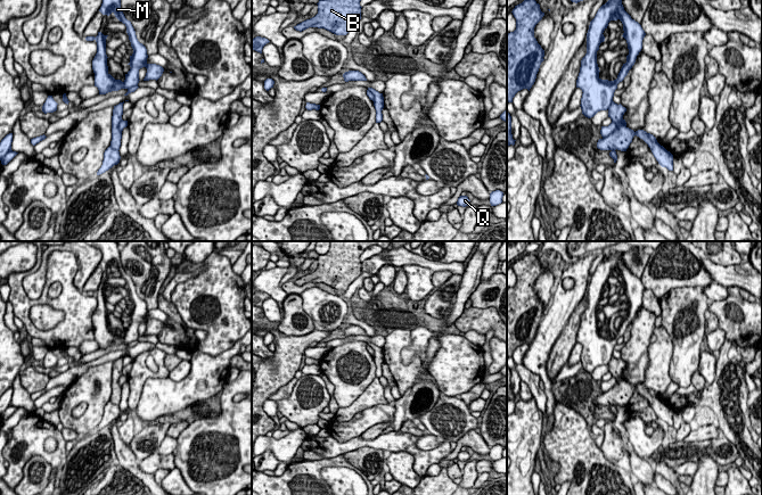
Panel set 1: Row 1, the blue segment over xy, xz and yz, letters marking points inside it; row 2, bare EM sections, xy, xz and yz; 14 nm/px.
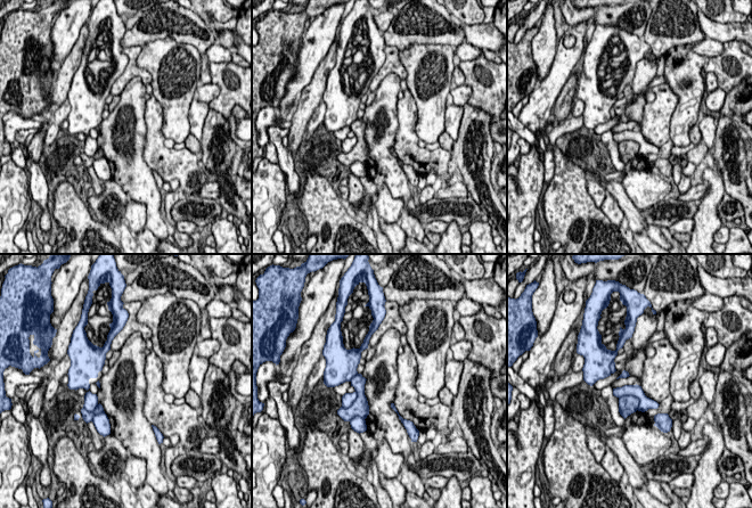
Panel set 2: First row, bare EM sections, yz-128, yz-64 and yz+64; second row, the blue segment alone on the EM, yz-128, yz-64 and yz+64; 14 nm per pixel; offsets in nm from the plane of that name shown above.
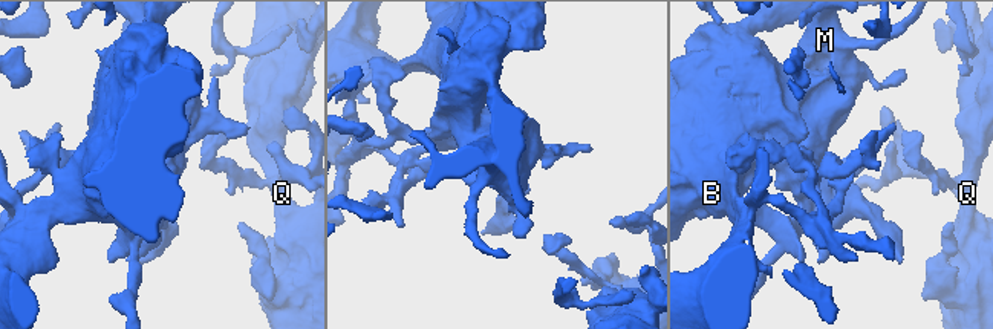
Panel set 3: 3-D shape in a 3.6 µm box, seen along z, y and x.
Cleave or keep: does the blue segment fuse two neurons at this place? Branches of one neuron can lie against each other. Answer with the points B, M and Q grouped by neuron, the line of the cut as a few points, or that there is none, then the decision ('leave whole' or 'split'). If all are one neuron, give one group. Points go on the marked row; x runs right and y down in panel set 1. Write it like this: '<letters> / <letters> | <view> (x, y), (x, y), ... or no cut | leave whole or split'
B / M Q | yz (622, 117), (617, 126), (603, 138) | split

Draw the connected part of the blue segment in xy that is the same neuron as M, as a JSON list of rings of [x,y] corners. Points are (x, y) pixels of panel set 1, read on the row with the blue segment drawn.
[[[103,0],[99,11],[107,16],[113,13],[115,17],[126,26],[126,33],[133,49],[133,53],[130,56],[130,63],[128,64],[131,68],[125,74],[125,80],[123,82],[121,80],[115,80],[108,73],[107,66],[106,39],[108,35],[98,32],[98,35],[95,38],[97,42],[97,53],[92,60],[92,69],[95,73],[95,86],[98,88],[99,94],[106,94],[121,89],[129,90],[132,86],[139,88],[139,69],[142,67],[147,68],[144,81],[157,81],[162,76],[164,68],[159,65],[147,63],[147,49],[138,41],[131,22],[125,18],[121,8],[121,0]]]

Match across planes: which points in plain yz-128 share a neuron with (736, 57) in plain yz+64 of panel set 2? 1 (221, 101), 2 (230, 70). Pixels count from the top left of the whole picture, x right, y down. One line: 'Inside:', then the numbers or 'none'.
Inside: 1, 2

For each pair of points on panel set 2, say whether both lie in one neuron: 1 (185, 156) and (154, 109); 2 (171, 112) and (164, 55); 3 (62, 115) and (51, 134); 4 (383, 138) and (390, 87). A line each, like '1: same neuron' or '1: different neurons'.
1: same neuron
2: same neuron
3: same neuron
4: same neuron

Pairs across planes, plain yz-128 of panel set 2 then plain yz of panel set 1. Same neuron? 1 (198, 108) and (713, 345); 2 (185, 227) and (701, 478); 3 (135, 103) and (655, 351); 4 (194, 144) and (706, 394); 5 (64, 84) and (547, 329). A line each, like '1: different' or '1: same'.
1: different
2: different
3: different
4: different
5: different

